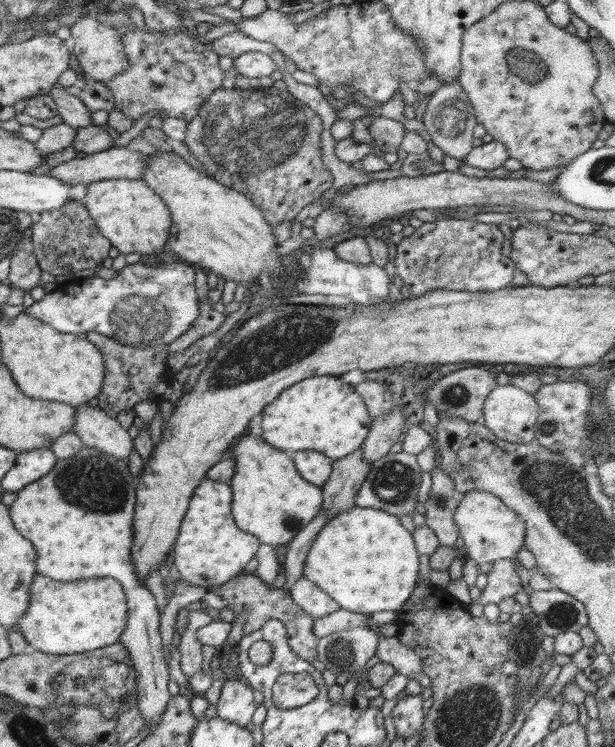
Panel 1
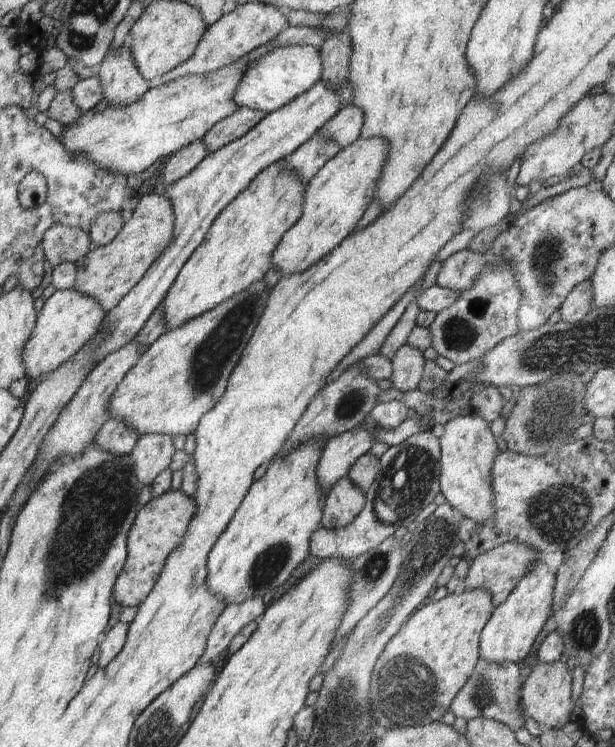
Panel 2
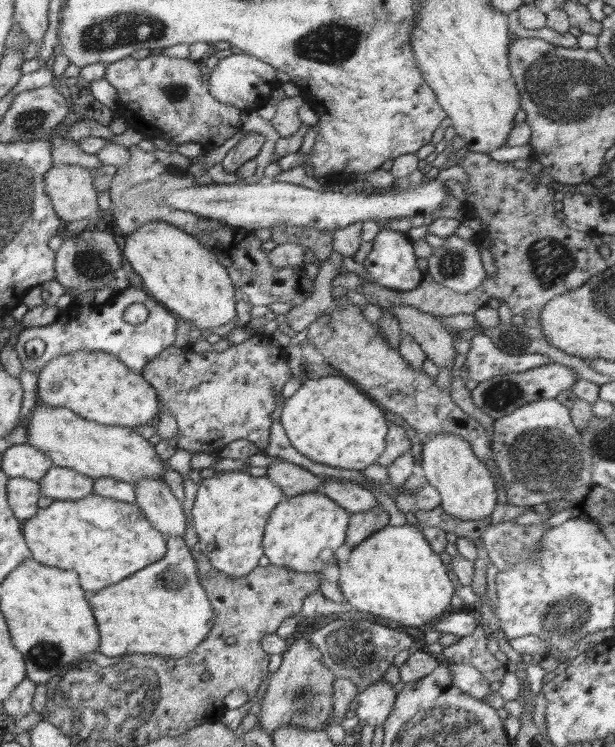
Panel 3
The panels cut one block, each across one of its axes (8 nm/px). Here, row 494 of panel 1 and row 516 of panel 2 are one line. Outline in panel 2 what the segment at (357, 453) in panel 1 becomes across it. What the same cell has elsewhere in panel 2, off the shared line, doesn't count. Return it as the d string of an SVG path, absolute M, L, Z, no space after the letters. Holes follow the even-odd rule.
M347 477L338 480L325 496L322 526L328 530L344 528L356 520L365 504L365 494Z

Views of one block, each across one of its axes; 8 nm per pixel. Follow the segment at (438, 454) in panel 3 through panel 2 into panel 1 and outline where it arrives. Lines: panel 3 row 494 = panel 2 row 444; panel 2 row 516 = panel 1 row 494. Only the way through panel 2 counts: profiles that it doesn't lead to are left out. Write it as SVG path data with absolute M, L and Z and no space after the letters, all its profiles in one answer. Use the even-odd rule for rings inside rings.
M470 491L462 495L453 517L461 544L465 546L468 558L475 560L478 567L495 560L515 558L518 550L525 546L525 522L500 498L488 492Z

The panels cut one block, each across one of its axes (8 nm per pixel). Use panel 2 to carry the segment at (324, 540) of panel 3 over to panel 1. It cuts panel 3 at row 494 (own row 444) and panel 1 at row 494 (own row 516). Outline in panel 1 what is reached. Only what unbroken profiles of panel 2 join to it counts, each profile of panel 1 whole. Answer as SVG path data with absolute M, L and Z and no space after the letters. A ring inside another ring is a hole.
M250 433L243 434L234 442L227 453L235 462L235 471L229 480L232 489L232 516L236 526L260 539L261 544L274 547L288 544L322 510L323 495L321 487L304 480L291 459L291 453L258 440Z

